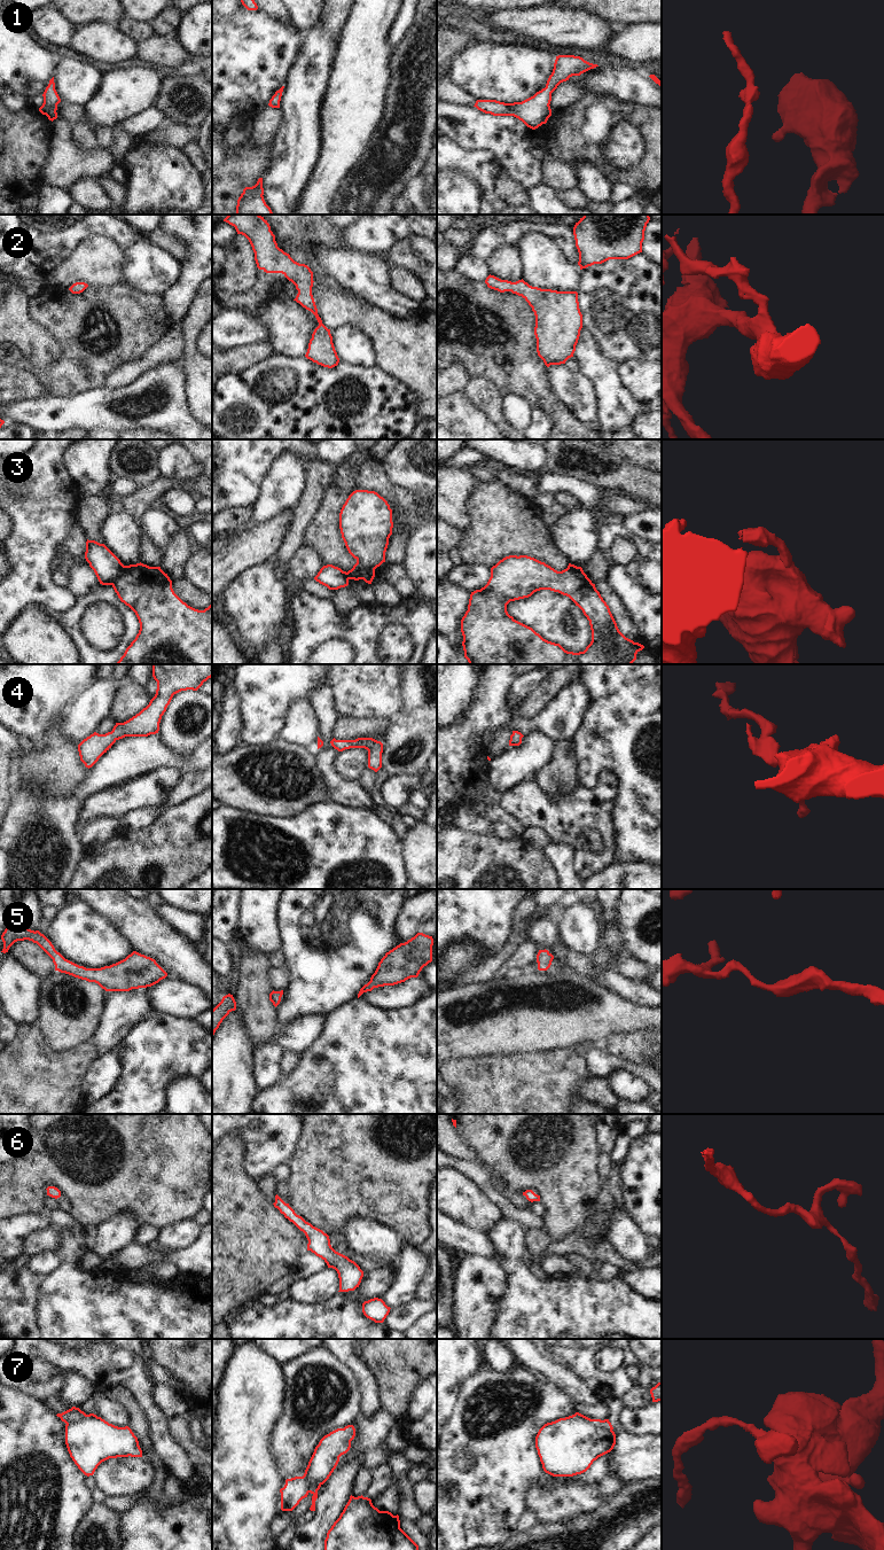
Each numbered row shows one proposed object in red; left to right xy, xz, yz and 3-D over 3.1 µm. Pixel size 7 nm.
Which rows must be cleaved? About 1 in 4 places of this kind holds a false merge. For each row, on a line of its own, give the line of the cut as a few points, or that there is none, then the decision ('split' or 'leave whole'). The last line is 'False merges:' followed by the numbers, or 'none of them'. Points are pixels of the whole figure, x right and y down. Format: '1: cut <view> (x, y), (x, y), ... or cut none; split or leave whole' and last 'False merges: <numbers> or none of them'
1: cut none; leave whole
2: cut none; leave whole
3: cut xy (124, 566), (111, 584); split
4: cut none; leave whole
5: cut none; leave whole
6: cut none; leave whole
7: cut yz (589, 1419), (594, 1425), (611, 1431); split
False merges: 3, 7

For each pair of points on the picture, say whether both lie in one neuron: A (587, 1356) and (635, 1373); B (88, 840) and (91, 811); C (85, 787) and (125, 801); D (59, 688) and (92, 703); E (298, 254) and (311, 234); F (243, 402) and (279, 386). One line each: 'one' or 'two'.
A: one
B: two
C: two
D: two
E: one
F: one

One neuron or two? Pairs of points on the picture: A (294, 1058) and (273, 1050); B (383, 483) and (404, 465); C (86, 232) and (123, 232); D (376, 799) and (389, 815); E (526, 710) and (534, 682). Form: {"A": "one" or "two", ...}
{"A": "two", "B": "two", "C": "one", "D": "two", "E": "two"}

